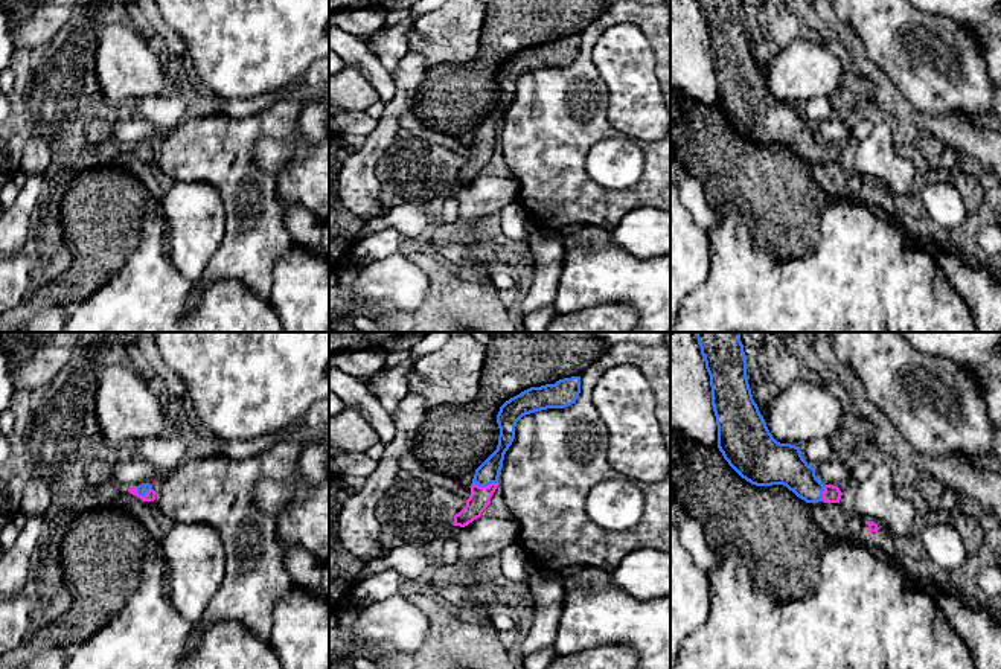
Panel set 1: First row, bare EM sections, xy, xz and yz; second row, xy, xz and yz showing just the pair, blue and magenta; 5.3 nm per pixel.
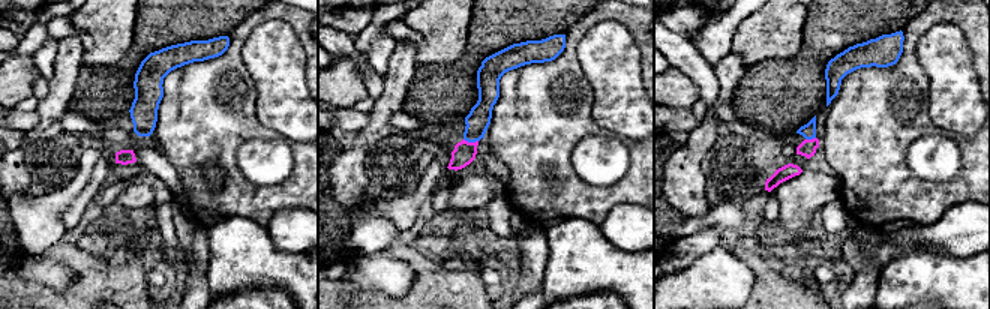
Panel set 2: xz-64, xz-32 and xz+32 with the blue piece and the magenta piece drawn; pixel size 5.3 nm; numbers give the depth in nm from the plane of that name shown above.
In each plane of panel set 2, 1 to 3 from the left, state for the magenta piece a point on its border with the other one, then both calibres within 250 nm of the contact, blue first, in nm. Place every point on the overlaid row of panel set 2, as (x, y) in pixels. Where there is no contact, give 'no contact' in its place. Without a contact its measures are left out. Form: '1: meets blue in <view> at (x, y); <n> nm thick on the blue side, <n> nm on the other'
1: no contact
2: meets blue in xz-32 at (471, 141); 130 nm thick on the blue side, 120 nm on the other
3: meets blue in xz+32 at (810, 138); 80 nm thick on the blue side, 90 nm on the other

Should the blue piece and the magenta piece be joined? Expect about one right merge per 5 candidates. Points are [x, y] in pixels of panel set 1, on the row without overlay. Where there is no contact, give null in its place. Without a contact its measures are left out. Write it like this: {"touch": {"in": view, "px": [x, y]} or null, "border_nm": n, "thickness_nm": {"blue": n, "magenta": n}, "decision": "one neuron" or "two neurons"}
{"touch": {"in": "xz", "px": [485, 144]}, "border_nm": 140, "thickness_nm": {"blue": 120, "magenta": 110}, "decision": "one neuron"}

